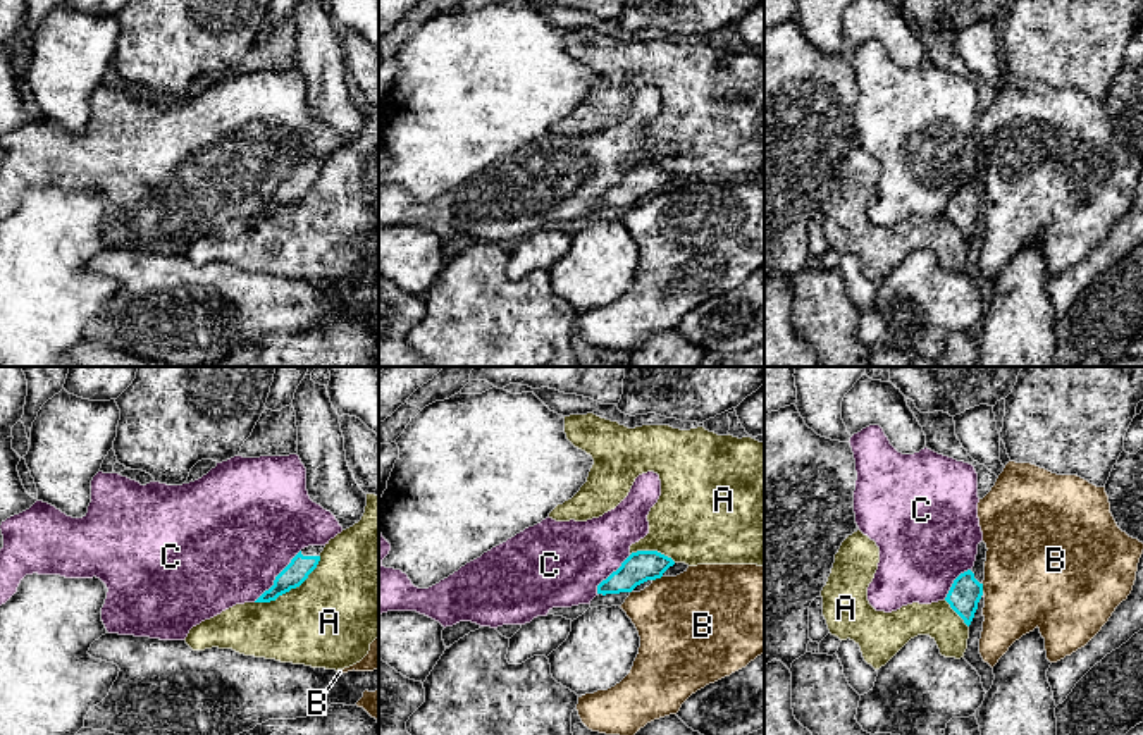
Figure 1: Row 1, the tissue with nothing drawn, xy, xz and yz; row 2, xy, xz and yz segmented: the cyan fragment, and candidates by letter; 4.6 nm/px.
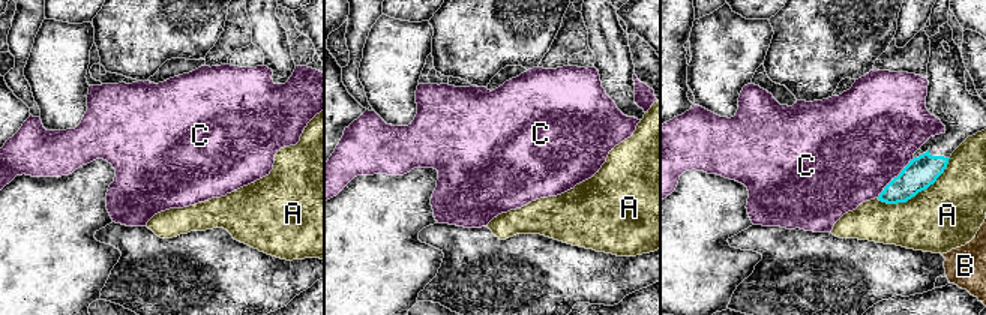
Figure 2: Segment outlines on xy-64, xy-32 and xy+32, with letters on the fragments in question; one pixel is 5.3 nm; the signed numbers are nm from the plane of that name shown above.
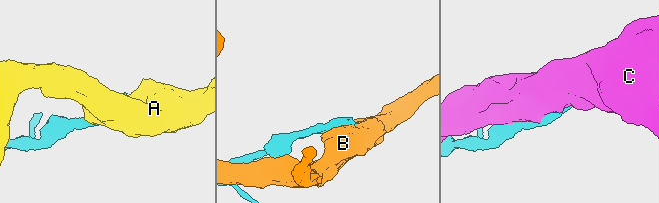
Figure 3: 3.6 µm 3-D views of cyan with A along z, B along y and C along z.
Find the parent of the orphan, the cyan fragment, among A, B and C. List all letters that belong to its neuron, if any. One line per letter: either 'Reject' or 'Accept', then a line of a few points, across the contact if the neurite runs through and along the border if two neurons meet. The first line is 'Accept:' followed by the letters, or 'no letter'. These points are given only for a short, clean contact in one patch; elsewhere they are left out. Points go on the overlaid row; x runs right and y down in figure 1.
Accept: no letter
A: Reject
B: Reject
C: Reject

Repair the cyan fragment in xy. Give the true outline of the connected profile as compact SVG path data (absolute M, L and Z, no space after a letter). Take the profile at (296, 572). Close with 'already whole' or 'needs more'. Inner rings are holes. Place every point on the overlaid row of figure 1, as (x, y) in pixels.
M308 546L301 549L291 563L275 577L274 585L265 590L255 602L270 602L279 596L300 587L317 568L320 553L325 546Z | needs more

